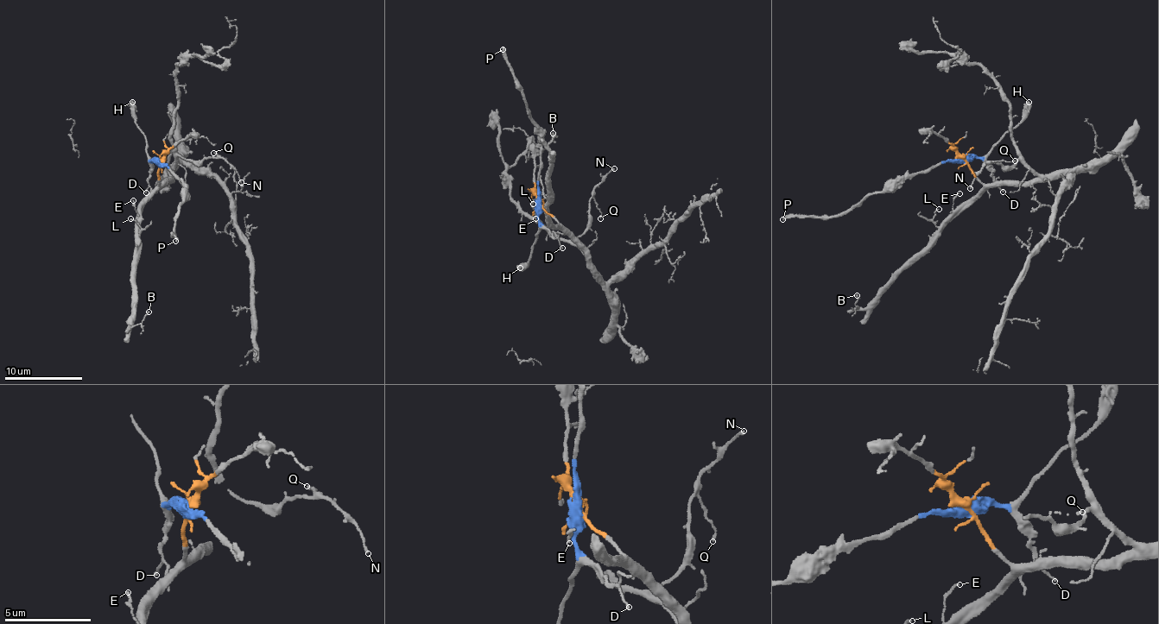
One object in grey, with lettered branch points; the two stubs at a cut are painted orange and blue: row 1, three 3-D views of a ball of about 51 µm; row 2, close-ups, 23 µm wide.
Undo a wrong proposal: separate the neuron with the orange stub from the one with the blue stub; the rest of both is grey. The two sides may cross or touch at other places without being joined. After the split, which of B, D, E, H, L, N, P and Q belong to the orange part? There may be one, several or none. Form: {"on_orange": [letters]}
{"on_orange": ["B", "E", "L", "N", "Q"]}

